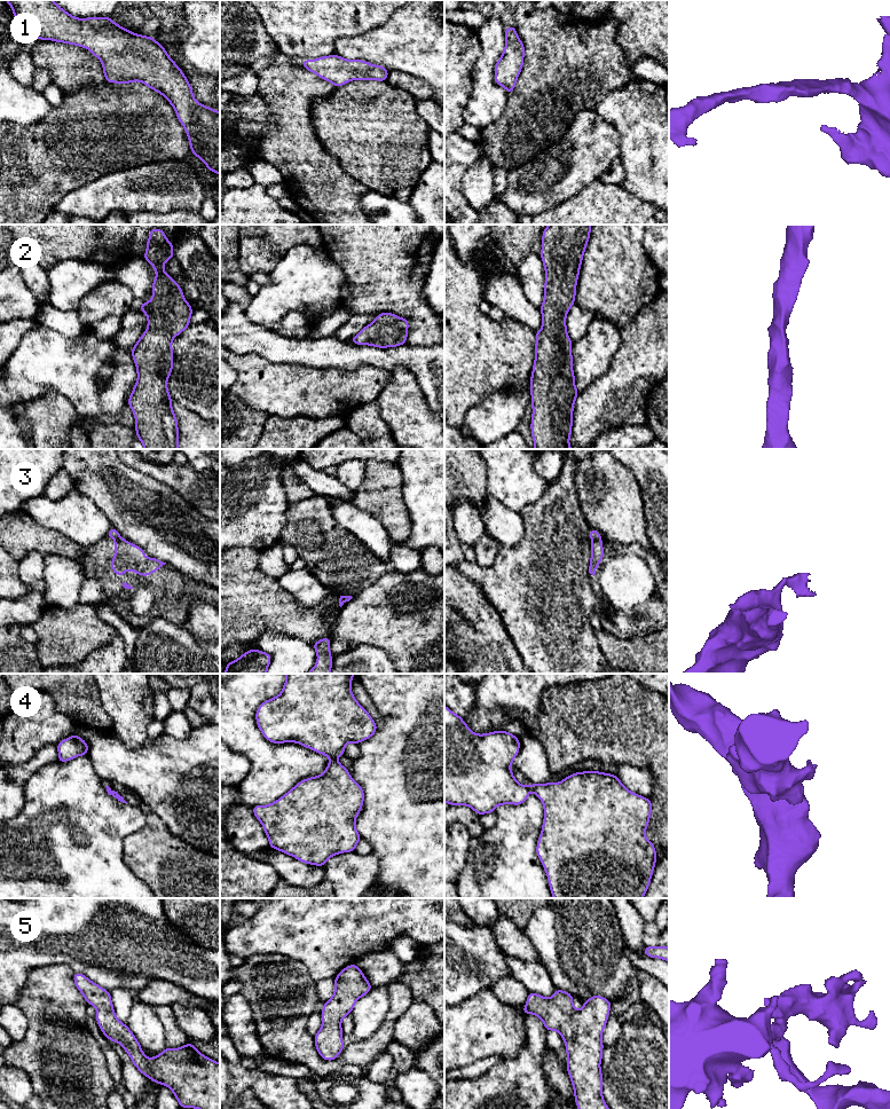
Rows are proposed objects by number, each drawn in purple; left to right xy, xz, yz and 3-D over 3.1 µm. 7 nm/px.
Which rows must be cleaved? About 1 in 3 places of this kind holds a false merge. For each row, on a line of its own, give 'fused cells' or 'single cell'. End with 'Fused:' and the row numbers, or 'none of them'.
1: single cell
2: single cell
3: fused cells
4: fused cells
5: single cell
Fused: 3, 4

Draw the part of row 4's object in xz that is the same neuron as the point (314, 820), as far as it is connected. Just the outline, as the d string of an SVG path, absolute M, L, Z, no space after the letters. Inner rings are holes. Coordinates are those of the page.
M331 760L322 774L301 780L275 802L267 805L254 805L252 810L268 836L270 848L290 855L302 863L324 867L330 857L355 850L361 839L355 824L363 801L363 788L351 777L347 768L337 760Z

